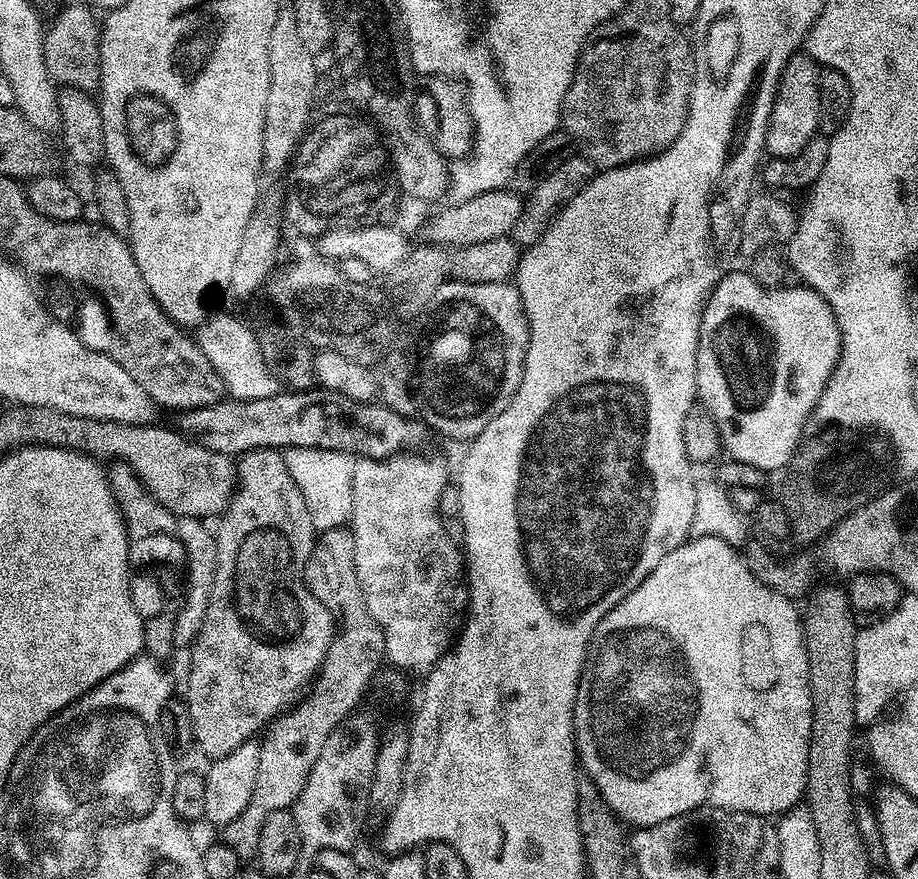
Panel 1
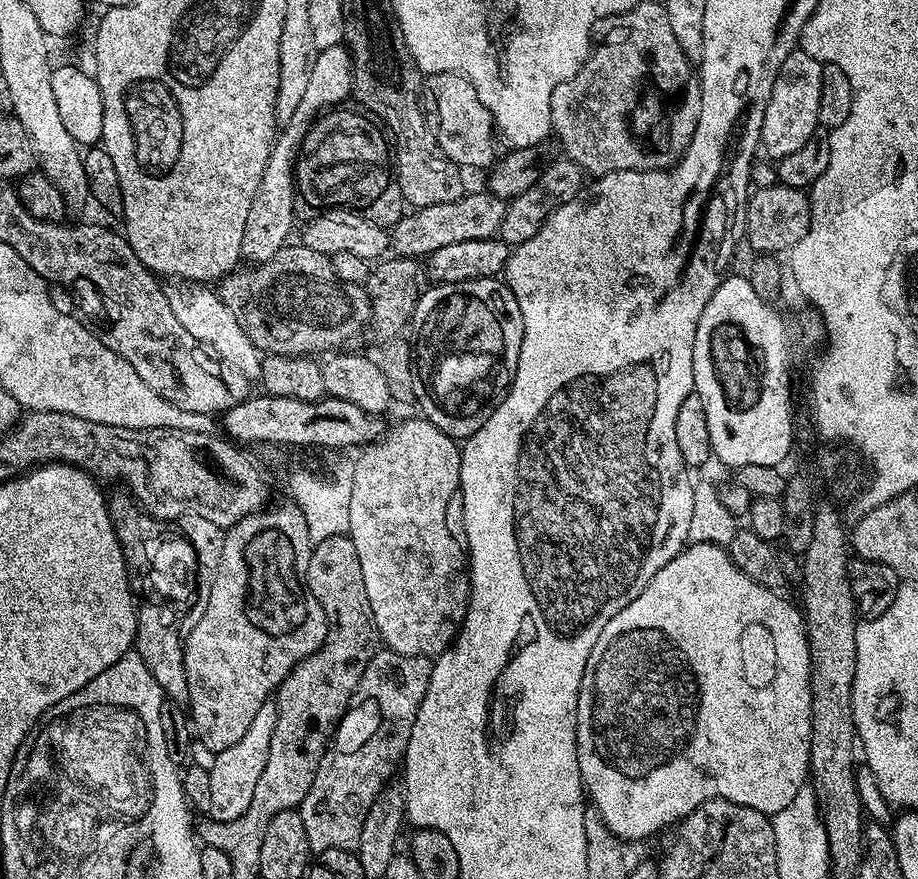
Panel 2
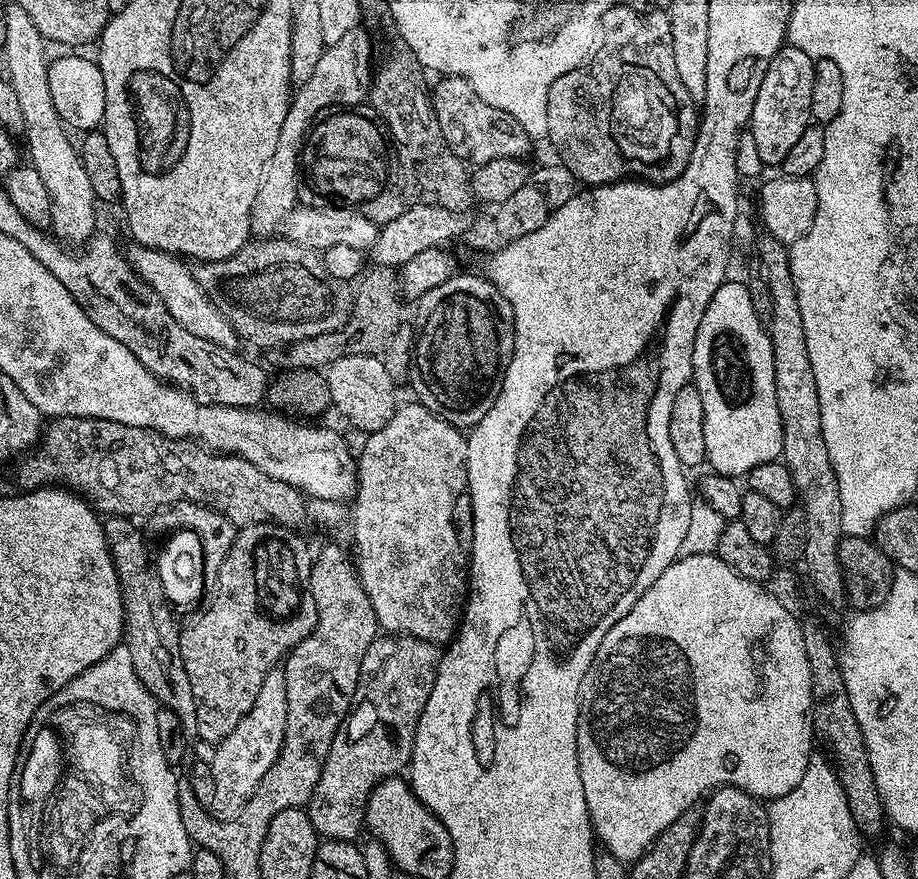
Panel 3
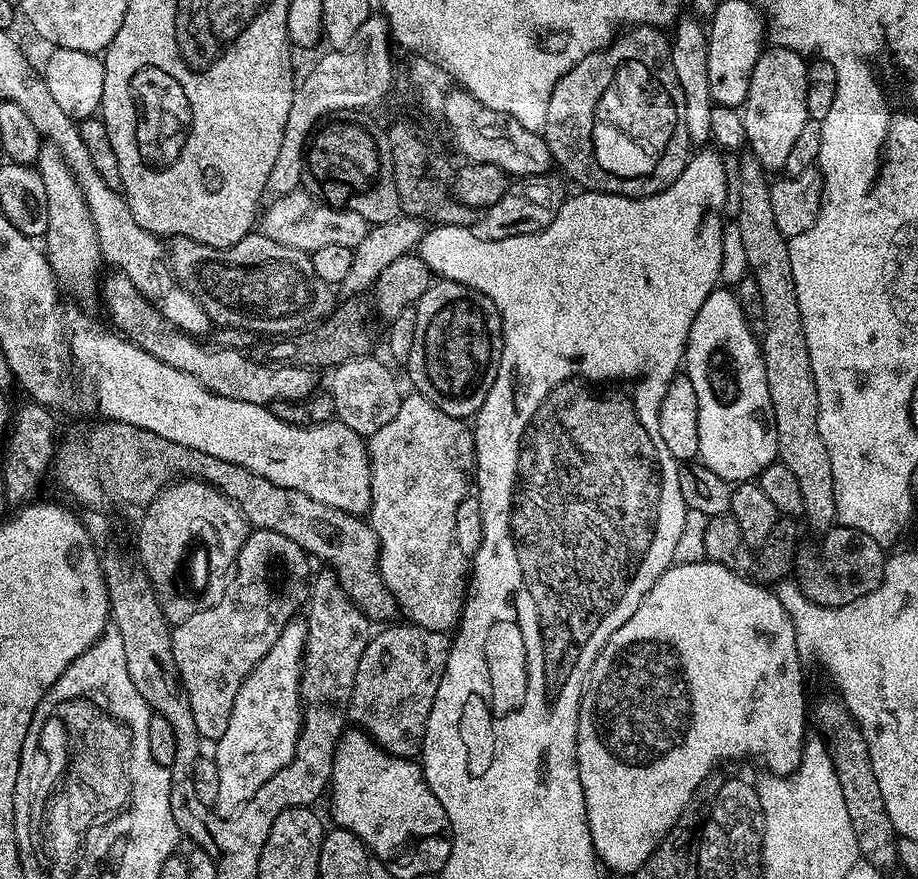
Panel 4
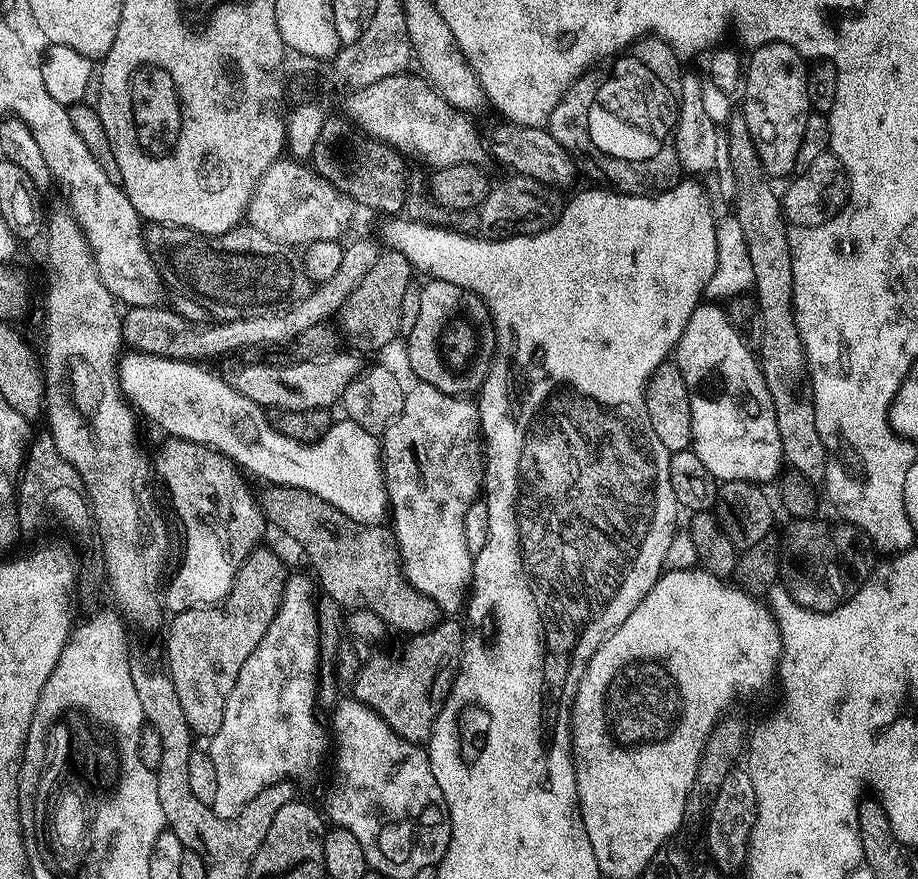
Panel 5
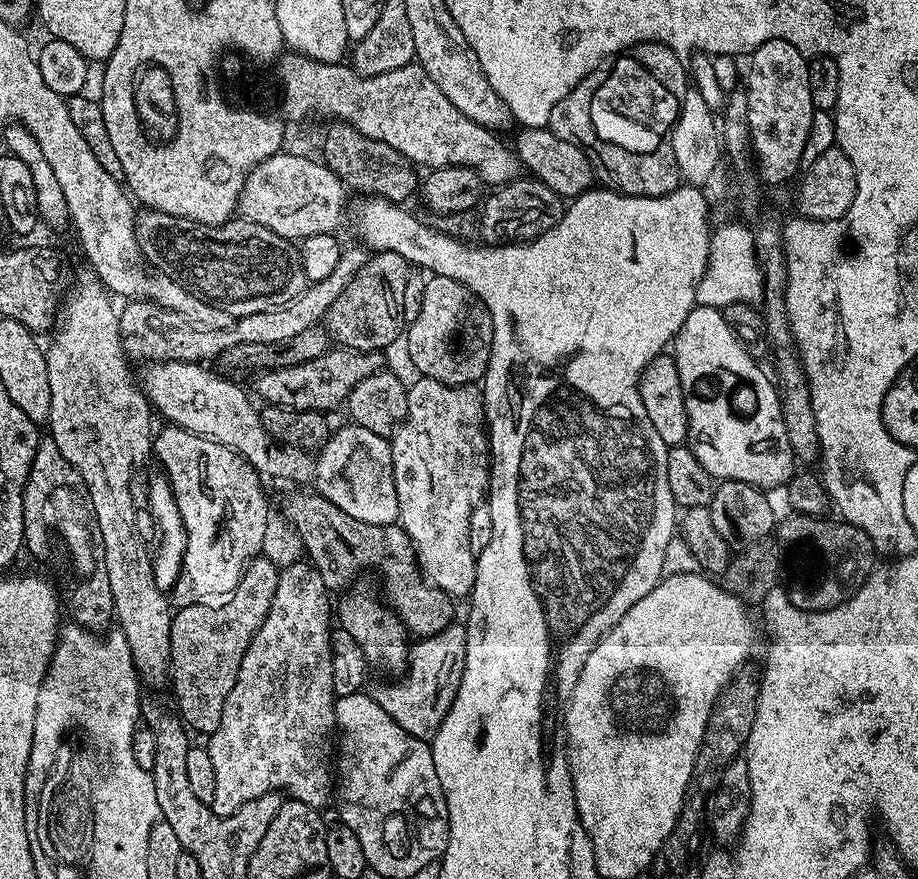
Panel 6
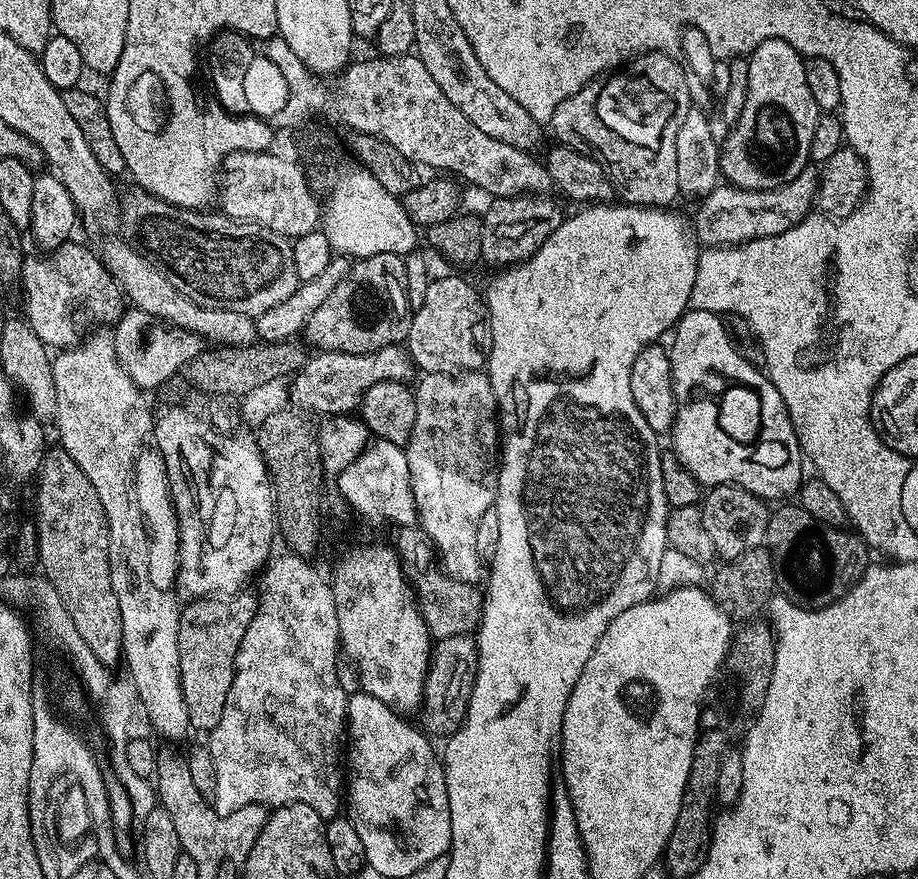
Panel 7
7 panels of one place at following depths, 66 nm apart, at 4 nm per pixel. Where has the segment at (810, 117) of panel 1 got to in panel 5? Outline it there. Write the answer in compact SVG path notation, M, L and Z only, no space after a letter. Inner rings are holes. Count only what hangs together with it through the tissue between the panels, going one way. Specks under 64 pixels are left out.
M781 40L757 44L751 52L742 76L742 115L746 118L750 138L754 138L754 146L758 146L758 158L762 158L762 166L769 176L788 178L796 172L798 146L802 146L802 134L810 115L806 94L808 64L794 46L786 46Z

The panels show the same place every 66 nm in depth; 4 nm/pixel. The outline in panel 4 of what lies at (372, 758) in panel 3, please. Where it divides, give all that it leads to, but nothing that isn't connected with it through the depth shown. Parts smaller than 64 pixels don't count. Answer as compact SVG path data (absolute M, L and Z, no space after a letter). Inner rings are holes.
M389 623L368 641L354 678L351 711L359 727L392 756L415 757L424 742L426 722L446 670L450 640L445 633L428 632L417 624Z

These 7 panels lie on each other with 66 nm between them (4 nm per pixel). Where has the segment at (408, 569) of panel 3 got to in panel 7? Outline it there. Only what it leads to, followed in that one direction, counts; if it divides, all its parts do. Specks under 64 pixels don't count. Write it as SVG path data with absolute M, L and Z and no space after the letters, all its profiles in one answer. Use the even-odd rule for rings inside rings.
M477 370L475 372L462 372L459 374L449 374L446 372L425 372L423 375L419 377L420 385L415 385L414 391L416 393L416 413L414 414L414 430L410 434L410 438L408 439L406 445L406 459L408 461L408 483L412 486L412 502L414 505L415 515L418 517L419 527L423 528L424 533L432 539L432 547L435 548L436 554L439 560L439 563L442 565L445 572L448 575L453 576L455 580L461 580L462 582L466 582L467 584L479 585L482 580L482 572L480 576L480 567L482 567L482 561L480 559L480 555L478 554L478 550L476 549L476 543L474 542L474 537L478 535L478 522L482 522L482 514L486 514L486 510L490 510L494 507L496 502L496 478L498 475L498 457L500 454L500 449L502 447L502 441L500 438L500 429L498 427L498 416L494 411L494 401L492 399L492 387L490 386L490 382L488 381L487 375L483 371Z

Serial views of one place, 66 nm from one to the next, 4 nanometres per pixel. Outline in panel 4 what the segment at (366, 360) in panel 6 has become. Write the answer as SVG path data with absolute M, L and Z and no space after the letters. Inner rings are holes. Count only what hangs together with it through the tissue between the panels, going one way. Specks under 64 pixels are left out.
M115 270L109 271L102 280L102 296L108 307L108 316L112 319L111 327L119 335L136 344L146 354L154 354L158 362L166 362L166 366L174 366L174 370L182 370L194 378L203 388L214 394L225 396L238 402L254 402L265 406L273 400L307 400L317 391L316 376L313 369L297 366L291 362L281 363L281 368L271 368L268 364L259 364L243 351L227 346L207 348L204 342L189 336L156 309L152 303L126 278L126 274Z

